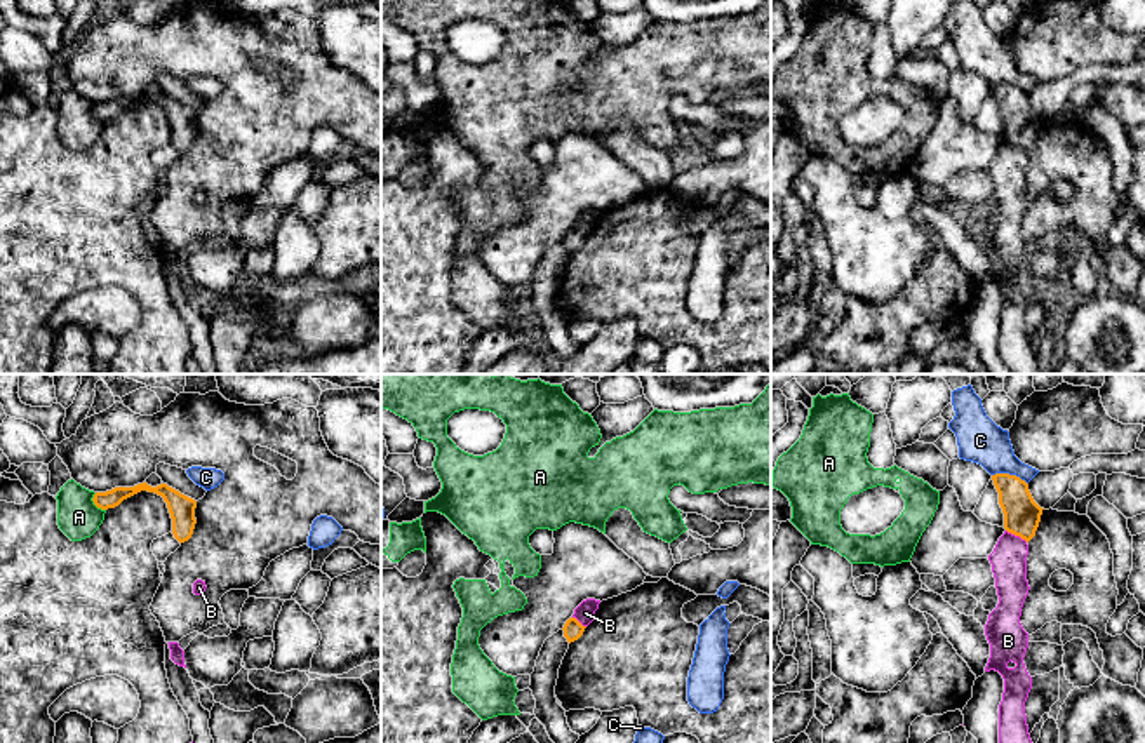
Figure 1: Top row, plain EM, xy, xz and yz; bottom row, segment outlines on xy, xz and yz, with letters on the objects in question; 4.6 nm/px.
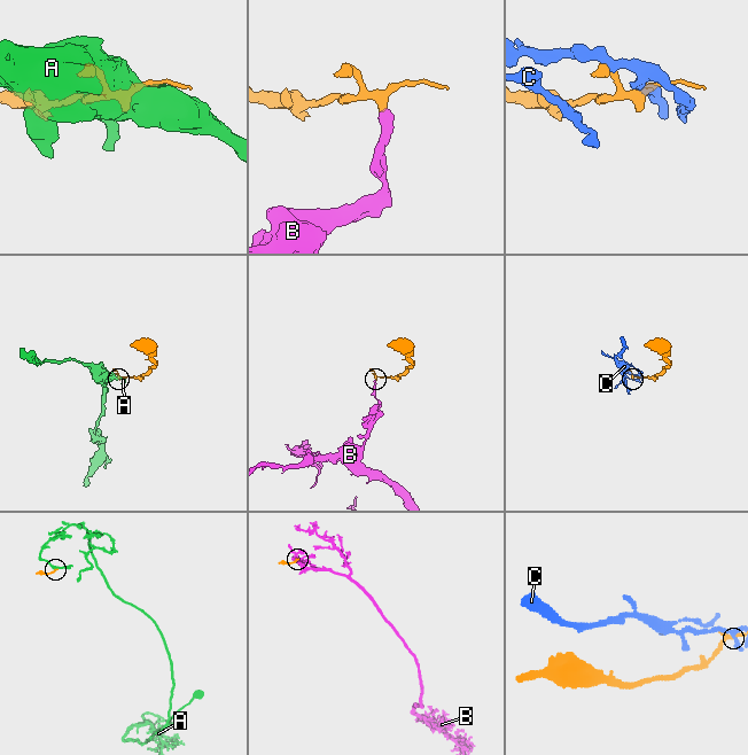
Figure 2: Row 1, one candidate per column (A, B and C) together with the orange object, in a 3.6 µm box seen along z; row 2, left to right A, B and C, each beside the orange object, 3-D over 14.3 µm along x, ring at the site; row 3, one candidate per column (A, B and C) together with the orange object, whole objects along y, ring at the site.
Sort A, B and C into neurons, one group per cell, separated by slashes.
A / B / C

